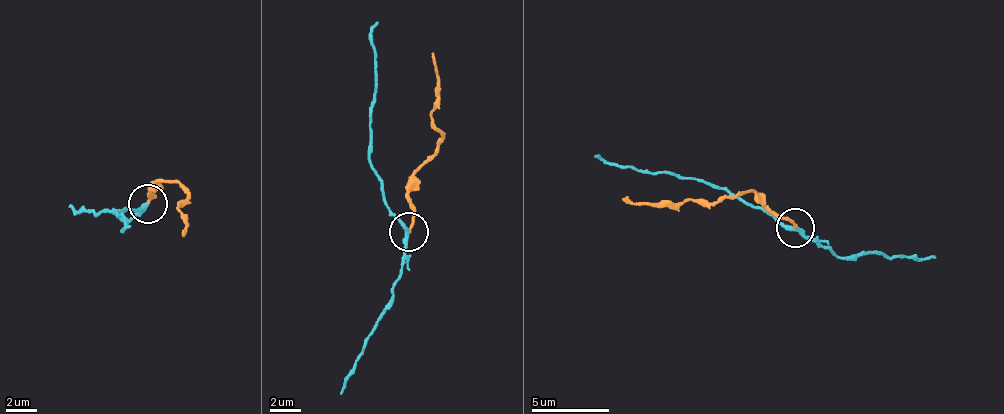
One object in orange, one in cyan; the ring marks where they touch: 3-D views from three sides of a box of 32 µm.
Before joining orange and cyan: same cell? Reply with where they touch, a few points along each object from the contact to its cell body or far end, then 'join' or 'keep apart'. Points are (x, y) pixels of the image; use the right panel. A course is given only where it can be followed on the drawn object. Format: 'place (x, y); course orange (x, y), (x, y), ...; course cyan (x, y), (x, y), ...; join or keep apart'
place (795, 228); course orange (794, 227), (759, 197), (734, 195), (715, 202), (691, 198), (637, 206), (621, 198); course cyan (794, 227), (774, 221), (726, 191), (661, 171), (607, 164), (595, 157); keep apart

